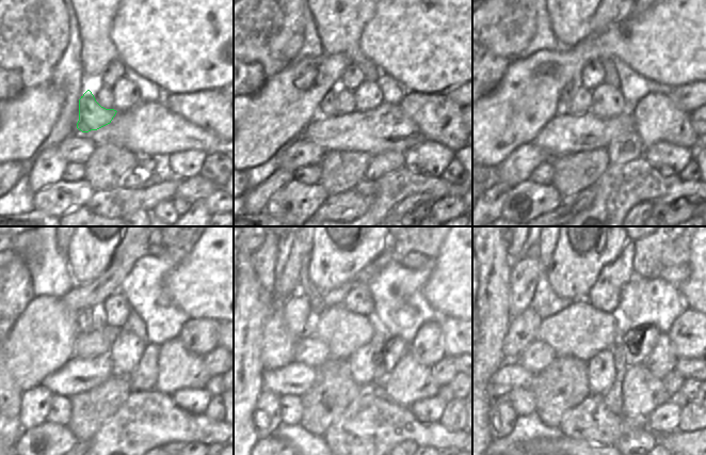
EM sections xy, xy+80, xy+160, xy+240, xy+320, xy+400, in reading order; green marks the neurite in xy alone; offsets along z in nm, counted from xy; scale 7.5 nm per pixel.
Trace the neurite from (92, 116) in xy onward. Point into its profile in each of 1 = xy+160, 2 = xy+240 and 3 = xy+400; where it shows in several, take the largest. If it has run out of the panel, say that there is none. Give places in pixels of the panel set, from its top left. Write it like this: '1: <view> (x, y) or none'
1: xy+160 (568, 91)
2: xy+240 (87, 319)
3: xy+400 (546, 248)

